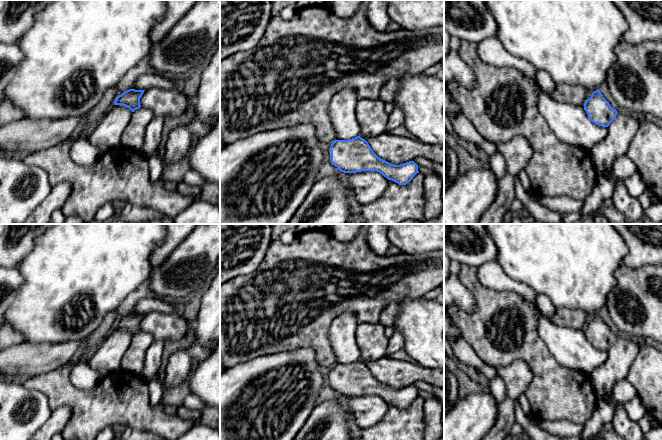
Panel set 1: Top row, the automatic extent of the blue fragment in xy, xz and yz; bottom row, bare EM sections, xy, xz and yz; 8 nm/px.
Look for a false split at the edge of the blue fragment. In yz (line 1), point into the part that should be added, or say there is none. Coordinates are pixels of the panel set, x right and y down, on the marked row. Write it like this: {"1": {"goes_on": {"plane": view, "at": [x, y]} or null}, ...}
{"1": {"goes_on": null}}

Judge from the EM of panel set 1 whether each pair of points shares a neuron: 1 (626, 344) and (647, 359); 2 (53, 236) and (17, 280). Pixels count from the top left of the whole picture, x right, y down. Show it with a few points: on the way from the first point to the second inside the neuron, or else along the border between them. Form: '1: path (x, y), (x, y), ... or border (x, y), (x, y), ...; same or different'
1: border (640, 346), (639, 352), (627, 374); different
2: border (17, 267), (23, 277), (23, 284), (15, 298); different

